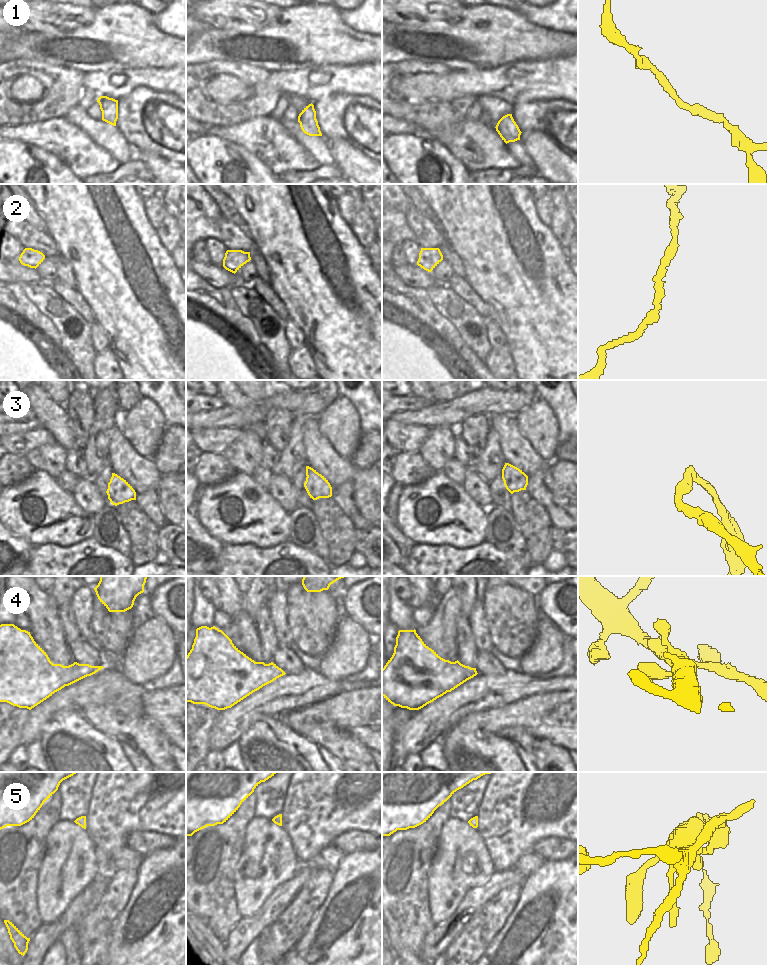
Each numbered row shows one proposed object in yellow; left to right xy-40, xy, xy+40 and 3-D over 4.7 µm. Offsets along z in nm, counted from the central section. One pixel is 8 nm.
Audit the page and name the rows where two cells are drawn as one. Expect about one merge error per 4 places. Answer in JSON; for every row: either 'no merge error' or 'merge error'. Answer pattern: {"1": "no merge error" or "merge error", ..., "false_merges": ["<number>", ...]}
{"1": "no merge error", "2": "no merge error", "3": "merge error", "4": "no merge error", "5": "no merge error", "false_merges": ["3"]}

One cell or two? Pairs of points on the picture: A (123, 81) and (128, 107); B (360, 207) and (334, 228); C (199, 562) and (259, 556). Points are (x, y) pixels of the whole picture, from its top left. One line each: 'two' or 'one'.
A: two
B: two
C: two

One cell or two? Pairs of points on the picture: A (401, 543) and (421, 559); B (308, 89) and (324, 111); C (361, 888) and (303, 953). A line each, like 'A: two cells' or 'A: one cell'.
A: two cells
B: two cells
C: one cell

